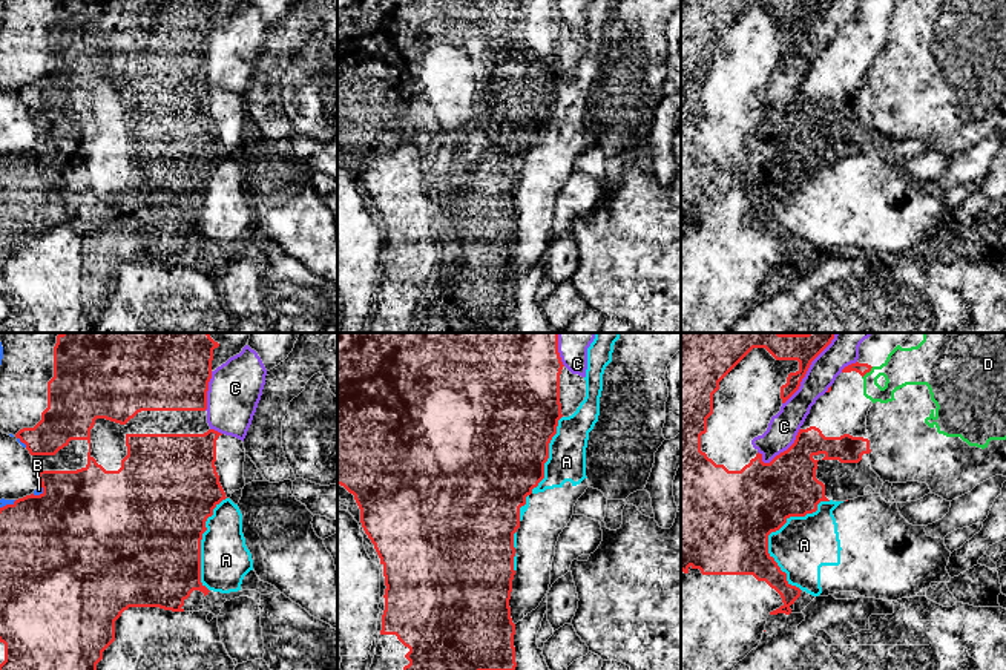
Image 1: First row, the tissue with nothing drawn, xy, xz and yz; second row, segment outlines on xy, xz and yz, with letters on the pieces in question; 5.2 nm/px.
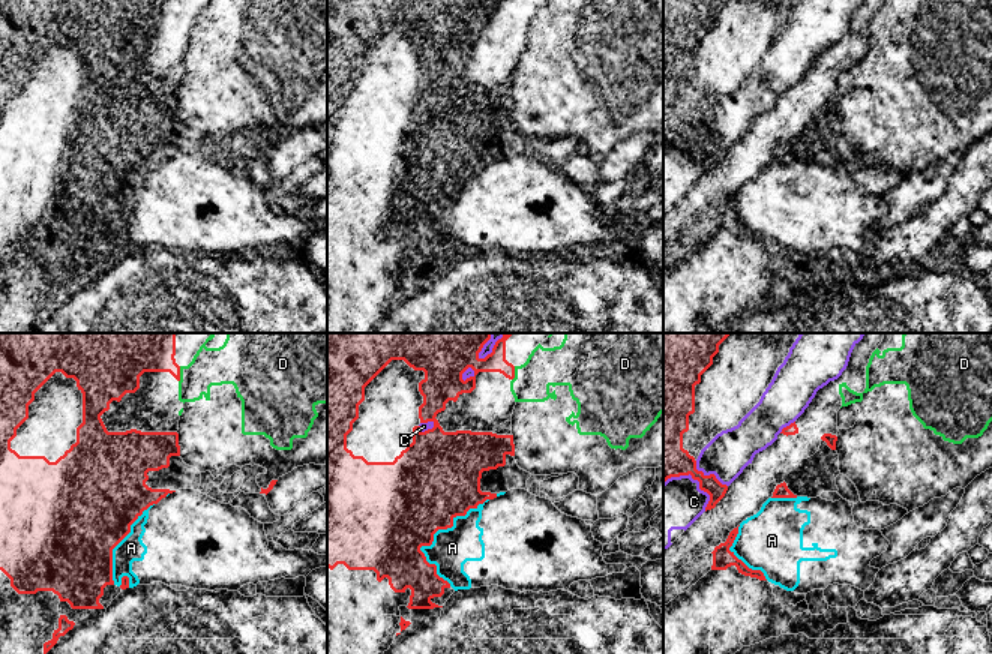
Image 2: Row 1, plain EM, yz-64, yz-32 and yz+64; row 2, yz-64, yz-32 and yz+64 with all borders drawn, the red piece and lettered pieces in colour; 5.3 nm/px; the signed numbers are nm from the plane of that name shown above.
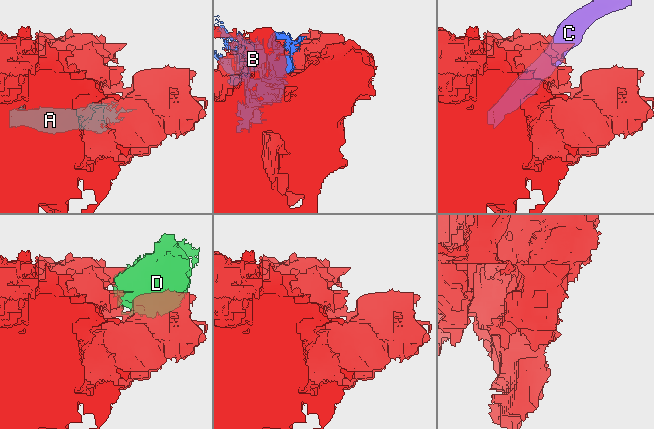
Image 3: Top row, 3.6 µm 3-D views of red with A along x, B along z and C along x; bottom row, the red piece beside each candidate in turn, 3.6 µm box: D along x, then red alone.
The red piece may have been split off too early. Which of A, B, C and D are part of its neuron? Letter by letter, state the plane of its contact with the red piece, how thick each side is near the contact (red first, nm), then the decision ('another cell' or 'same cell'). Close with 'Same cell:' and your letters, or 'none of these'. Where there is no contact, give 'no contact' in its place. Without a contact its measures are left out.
A: contact in yz; calibres 480 and 300 nm; another cell
B: contact in xy; calibres 500 and 40 nm; another cell
C: contact in yz; calibres 110 and 150 nm; another cell
D: contact in yz; calibres 60 and 190 nm; another cell
Same cell: none of these

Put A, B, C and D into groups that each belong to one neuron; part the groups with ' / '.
A / B / C / D

